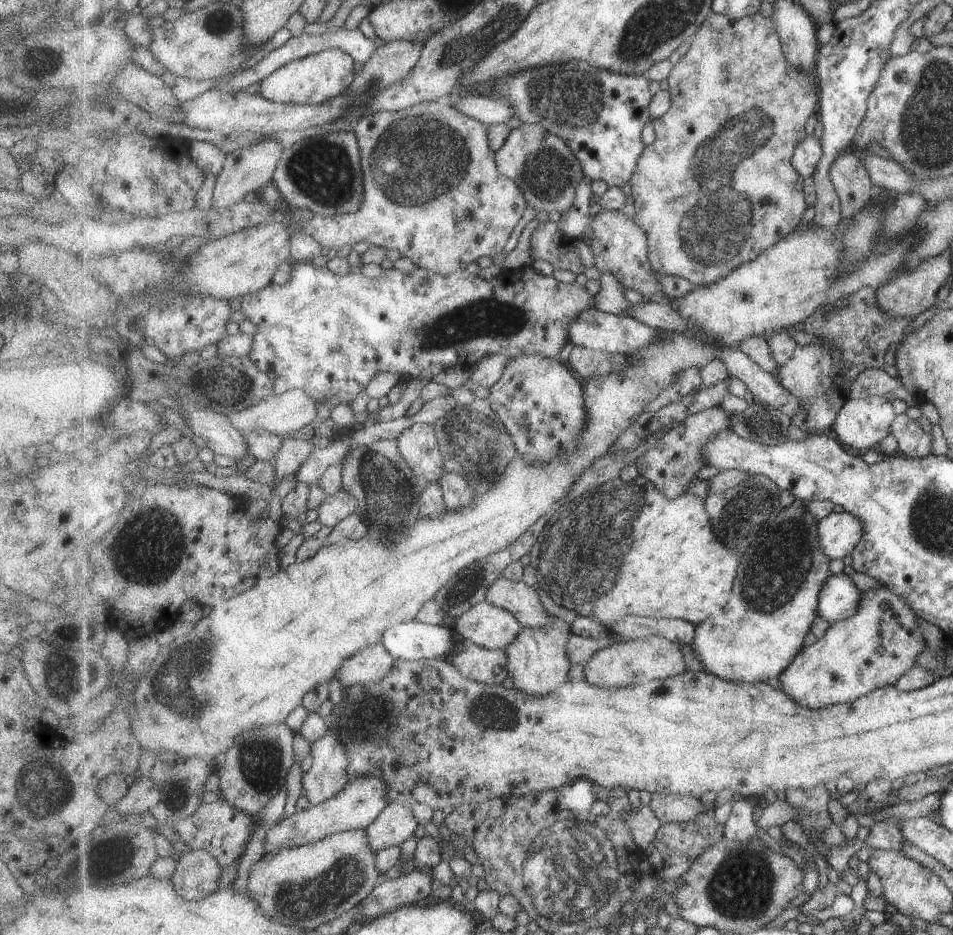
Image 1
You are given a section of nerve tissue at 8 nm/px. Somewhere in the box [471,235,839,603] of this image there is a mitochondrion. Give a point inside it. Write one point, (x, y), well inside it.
(745, 511)

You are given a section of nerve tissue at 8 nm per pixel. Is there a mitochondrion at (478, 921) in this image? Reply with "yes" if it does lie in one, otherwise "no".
no

